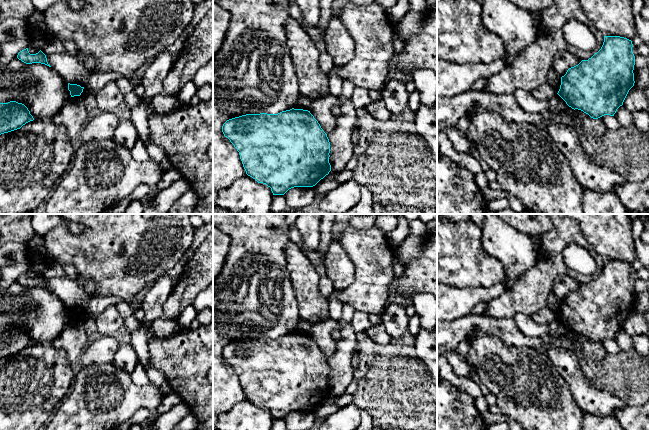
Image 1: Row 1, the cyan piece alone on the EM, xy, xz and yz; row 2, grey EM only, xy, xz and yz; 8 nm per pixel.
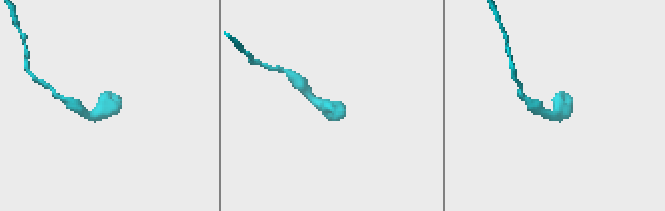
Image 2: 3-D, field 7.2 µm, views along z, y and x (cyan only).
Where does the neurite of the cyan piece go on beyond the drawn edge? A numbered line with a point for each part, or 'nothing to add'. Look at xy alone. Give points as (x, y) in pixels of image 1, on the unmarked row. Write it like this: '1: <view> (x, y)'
nothing to add

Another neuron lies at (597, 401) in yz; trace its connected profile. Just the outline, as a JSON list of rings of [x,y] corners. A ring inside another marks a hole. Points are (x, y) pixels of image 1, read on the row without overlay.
[[[554,346],[546,348],[545,352],[569,385],[584,414],[615,416],[616,410],[625,407],[618,397],[594,386],[594,379],[584,374],[580,366],[581,358],[572,348]]]

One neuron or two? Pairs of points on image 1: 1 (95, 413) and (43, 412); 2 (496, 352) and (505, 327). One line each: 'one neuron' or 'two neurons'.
1: two neurons
2: two neurons

